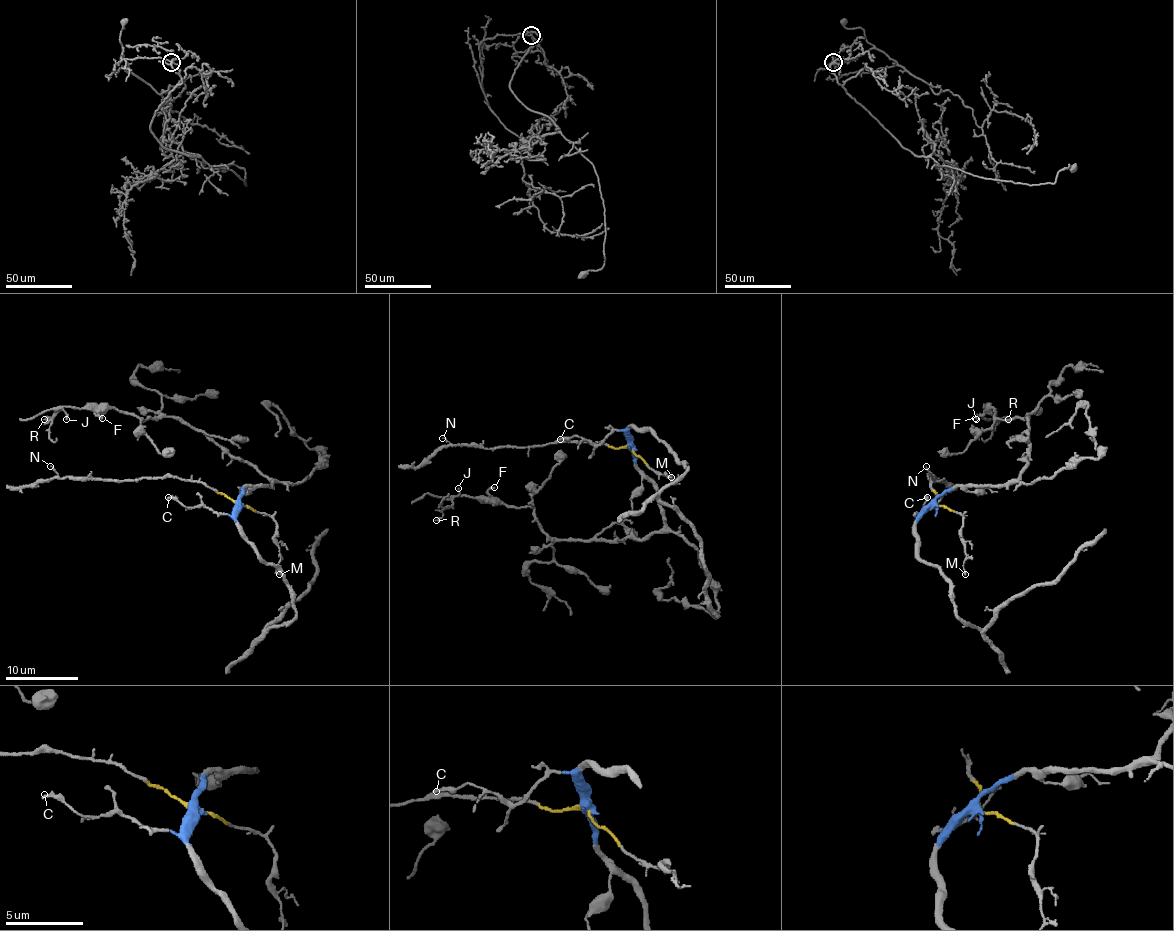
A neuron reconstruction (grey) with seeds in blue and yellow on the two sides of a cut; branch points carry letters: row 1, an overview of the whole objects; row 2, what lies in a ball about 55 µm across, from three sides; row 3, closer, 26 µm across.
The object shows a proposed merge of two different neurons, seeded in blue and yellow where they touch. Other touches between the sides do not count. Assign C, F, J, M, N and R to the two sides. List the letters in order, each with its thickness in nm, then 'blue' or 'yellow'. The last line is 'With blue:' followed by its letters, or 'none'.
C: 240 nm thick; blue
F: 200 nm thick; blue
J: 140 nm thick; blue
M: 140 nm thick; yellow
N: 110 nm thick; yellow
R: 200 nm thick; blue
With blue: C, F, J, R

